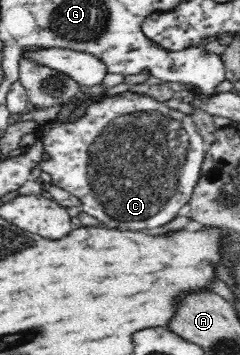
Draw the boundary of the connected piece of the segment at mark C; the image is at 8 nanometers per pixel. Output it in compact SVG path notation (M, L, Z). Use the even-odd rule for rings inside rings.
M129 90L116 95L101 93L94 99L85 98L80 95L78 99L72 102L61 104L56 117L44 124L39 124L34 130L34 134L36 138L40 140L43 146L43 152L47 154L45 159L39 161L39 170L41 170L41 172L47 172L47 174L51 176L52 184L77 197L81 201L83 212L95 217L99 222L107 224L109 228L127 228L127 230L162 228L185 211L189 198L193 196L193 190L195 190L195 186L197 186L196 182L199 178L201 163L203 162L203 157L207 149L207 145L203 143L201 134L197 132L197 126L193 123L191 115L169 109L165 105L165 102L159 102L148 93L139 94ZM81 104L84 106L83 115L75 119L73 112L75 112Z

